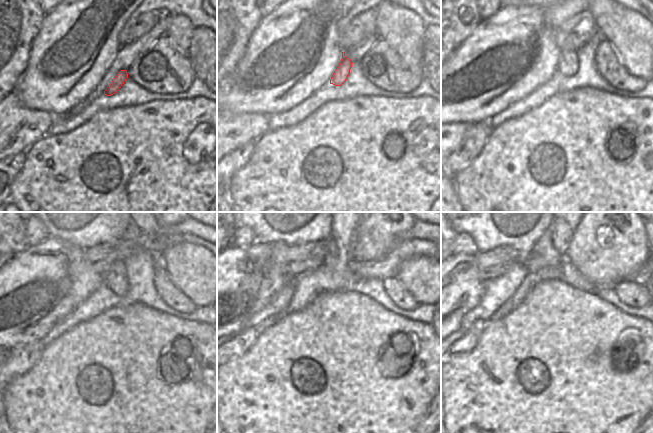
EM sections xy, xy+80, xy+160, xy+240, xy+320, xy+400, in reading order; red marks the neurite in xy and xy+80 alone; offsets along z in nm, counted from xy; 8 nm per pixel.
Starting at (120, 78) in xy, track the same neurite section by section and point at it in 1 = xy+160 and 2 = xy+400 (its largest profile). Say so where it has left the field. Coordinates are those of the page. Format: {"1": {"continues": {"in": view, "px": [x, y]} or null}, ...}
{"1": {"continues": {"in": "xy+160", "px": [568, 63]}}, "2": {"continues": {"in": "xy+400", "px": [562, 234]}}}

